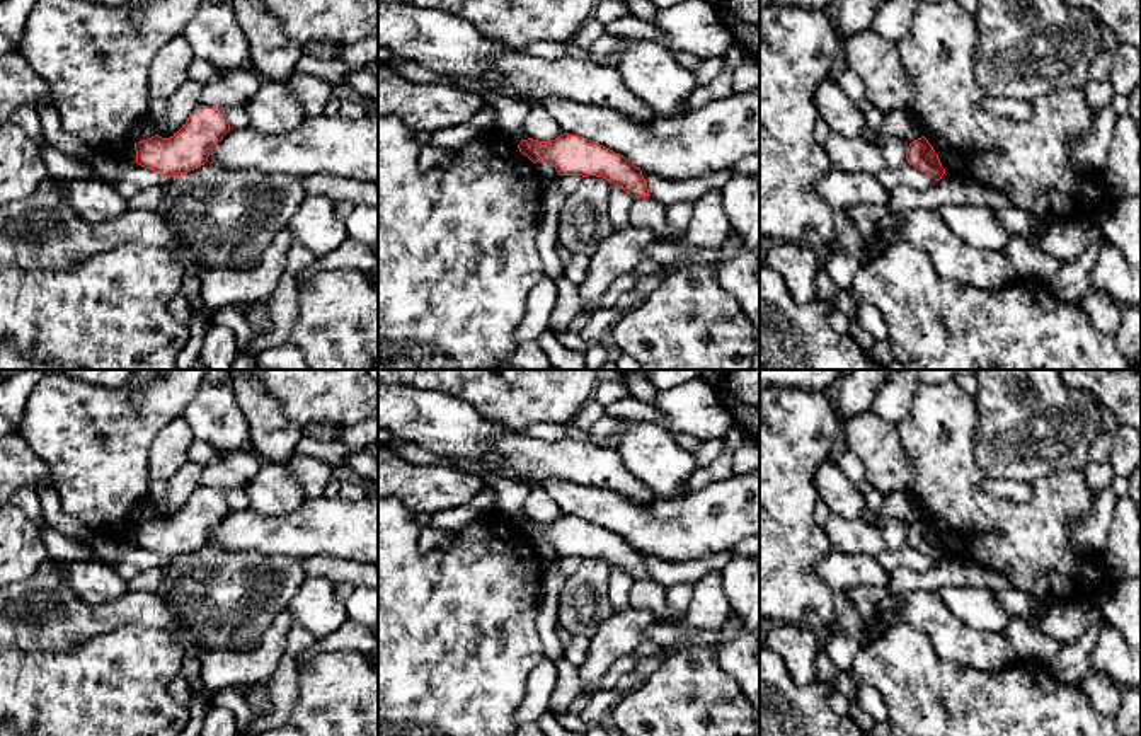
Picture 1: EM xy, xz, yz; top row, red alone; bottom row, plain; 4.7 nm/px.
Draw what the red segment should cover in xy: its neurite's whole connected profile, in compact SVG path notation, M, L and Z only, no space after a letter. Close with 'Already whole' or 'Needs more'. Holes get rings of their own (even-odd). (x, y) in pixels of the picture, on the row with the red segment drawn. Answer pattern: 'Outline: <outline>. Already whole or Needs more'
Outline: M198 106L170 138L155 135L135 143L136 164L169 179L187 174L208 162L228 131L230 124L220 109Z. Already whole

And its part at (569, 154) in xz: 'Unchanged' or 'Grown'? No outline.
Unchanged

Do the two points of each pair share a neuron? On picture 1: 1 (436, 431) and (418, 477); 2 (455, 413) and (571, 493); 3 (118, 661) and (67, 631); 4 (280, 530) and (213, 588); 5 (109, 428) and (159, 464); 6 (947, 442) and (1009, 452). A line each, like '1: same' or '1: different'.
1: different
2: different
3: different
4: different
5: different
6: different

